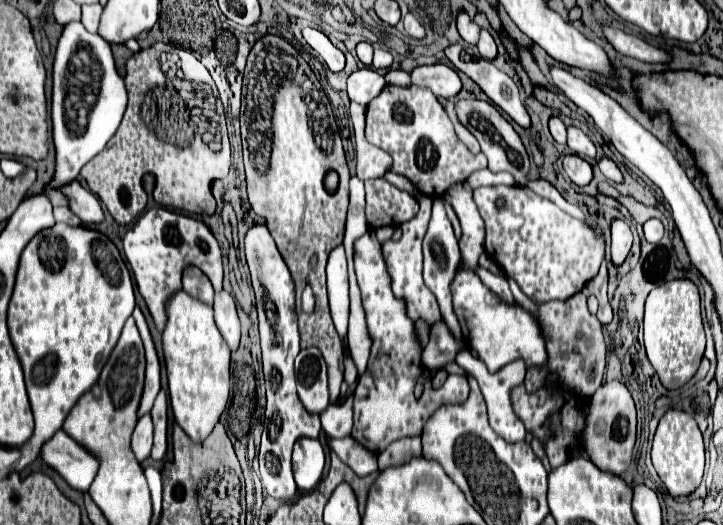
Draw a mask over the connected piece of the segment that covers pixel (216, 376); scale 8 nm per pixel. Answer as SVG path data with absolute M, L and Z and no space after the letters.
M176 292L168 300L166 310L168 324L162 344L174 420L194 442L202 442L210 436L230 402L230 348L214 324L212 306L186 296L186 292Z

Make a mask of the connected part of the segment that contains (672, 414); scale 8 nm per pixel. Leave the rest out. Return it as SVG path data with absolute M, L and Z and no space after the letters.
M668 410L658 424L652 442L652 464L664 482L670 496L690 496L702 480L705 470L705 446L702 442L702 432L696 420L684 410Z

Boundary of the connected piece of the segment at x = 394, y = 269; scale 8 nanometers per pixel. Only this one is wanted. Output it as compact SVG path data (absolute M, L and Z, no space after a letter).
M414 192L418 198L420 198L420 212L404 222L402 226L402 238L398 242L384 242L382 244L382 250L384 250L384 260L388 264L388 272L390 272L390 278L392 278L392 290L398 298L406 298L406 304L408 304L408 316L418 320L418 318L424 318L428 320L430 324L440 320L440 308L438 308L438 302L426 288L424 280L422 280L422 238L426 234L428 228L428 220L430 220L430 208L432 208L432 198L430 196L424 196L424 194L418 194Z

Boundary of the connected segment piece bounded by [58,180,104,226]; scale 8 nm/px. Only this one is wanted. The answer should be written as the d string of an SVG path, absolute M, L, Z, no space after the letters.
M74 180L74 184L66 184L66 188L58 188L64 196L68 196L68 208L86 224L98 224L104 220L102 214L102 206L100 200L86 188L82 188L82 184L78 180Z

